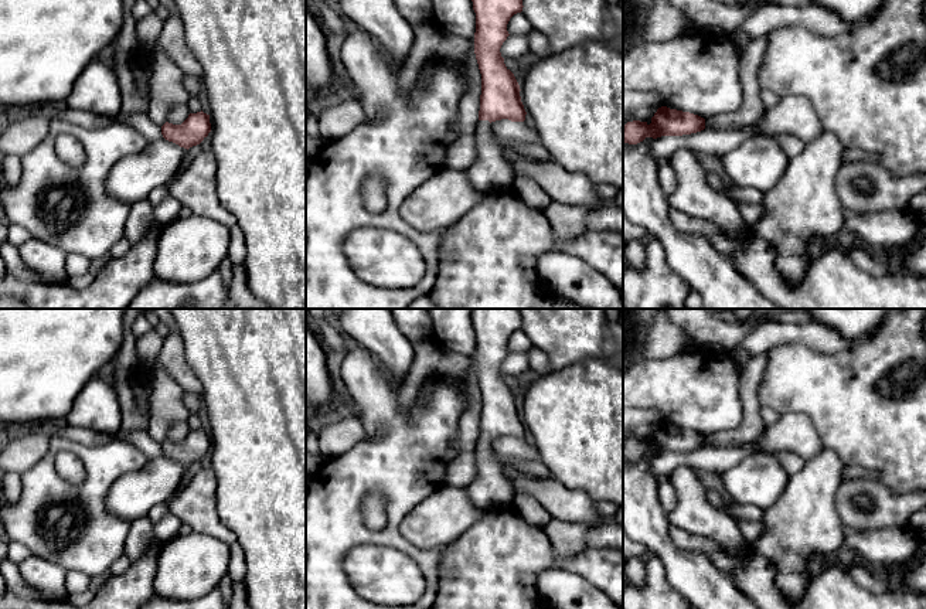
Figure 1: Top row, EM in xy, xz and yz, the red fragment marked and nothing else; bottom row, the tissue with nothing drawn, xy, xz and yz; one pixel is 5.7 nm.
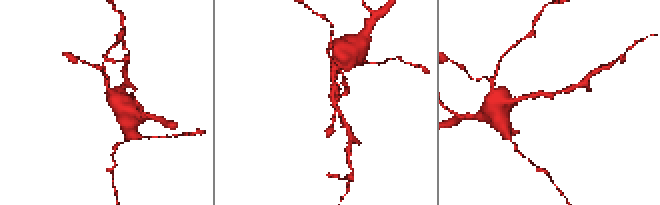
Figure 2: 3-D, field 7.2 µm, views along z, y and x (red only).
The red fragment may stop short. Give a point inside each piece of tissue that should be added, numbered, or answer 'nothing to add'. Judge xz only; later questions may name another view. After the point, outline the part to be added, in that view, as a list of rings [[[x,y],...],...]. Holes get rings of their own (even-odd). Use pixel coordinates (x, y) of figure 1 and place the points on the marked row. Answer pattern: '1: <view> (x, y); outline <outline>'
1: xz (490, 172); outline [[[479,120],[473,136],[476,140],[476,159],[464,170],[471,186],[483,193],[511,187],[514,176],[493,135],[491,123],[488,120]]]

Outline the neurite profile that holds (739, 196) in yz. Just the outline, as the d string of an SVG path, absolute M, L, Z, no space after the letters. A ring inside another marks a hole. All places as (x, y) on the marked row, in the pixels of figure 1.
M726 184L721 191L721 195L729 198L735 204L759 204L765 198L765 193L752 188L752 187L735 187L732 184Z

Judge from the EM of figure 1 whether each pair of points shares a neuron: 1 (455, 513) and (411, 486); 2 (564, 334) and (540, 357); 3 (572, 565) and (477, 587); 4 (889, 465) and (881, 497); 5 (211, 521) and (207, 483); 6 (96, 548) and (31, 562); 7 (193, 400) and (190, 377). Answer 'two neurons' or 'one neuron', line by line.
1: two neurons
2: two neurons
3: one neuron
4: two neurons
5: one neuron
6: two neurons
7: two neurons

